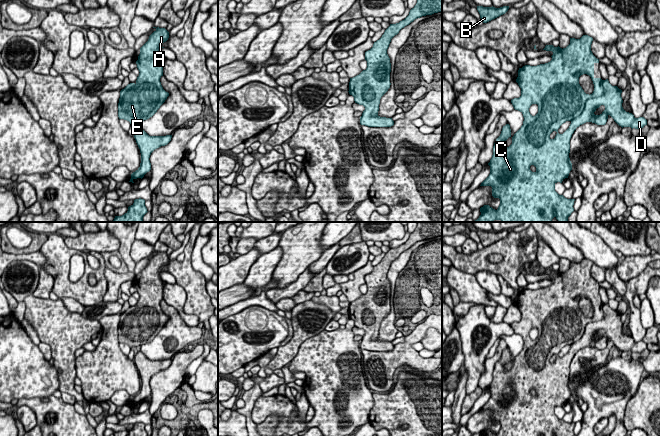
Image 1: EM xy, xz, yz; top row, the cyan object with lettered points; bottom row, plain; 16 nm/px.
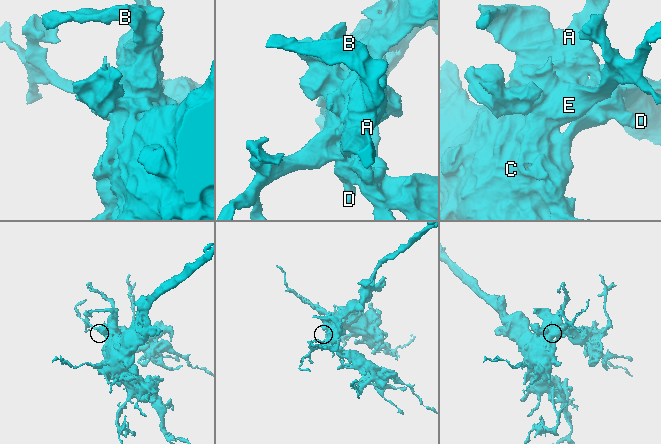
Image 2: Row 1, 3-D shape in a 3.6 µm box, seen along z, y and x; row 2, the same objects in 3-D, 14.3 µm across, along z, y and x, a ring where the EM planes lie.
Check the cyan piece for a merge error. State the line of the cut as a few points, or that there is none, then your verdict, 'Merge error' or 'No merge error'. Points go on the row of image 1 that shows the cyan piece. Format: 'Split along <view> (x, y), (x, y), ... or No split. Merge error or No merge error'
No split. No merge error

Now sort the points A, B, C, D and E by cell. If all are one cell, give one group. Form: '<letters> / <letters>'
A B C D E

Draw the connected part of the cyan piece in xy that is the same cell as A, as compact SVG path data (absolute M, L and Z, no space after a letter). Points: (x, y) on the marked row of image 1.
M153 28L156 30L140 48L136 61L140 73L136 82L120 91L118 117L130 124L152 117L169 96L160 82L165 61L165 57L160 54L164 48L161 44L168 40L169 32L165 28Z

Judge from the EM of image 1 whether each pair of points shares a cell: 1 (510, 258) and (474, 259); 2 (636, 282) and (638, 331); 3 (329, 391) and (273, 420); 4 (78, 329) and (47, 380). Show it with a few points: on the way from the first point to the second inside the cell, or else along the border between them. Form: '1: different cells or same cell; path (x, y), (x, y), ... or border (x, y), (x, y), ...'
1: same cell; path (501, 266), (487, 266), (483, 264)
2: same cell; path (631, 294), (631, 305), (635, 311), (635, 319)
3: different cells; border (279, 417), (275, 414), (270, 414), (257, 425)
4: different cells; border (53, 364), (57, 369)

